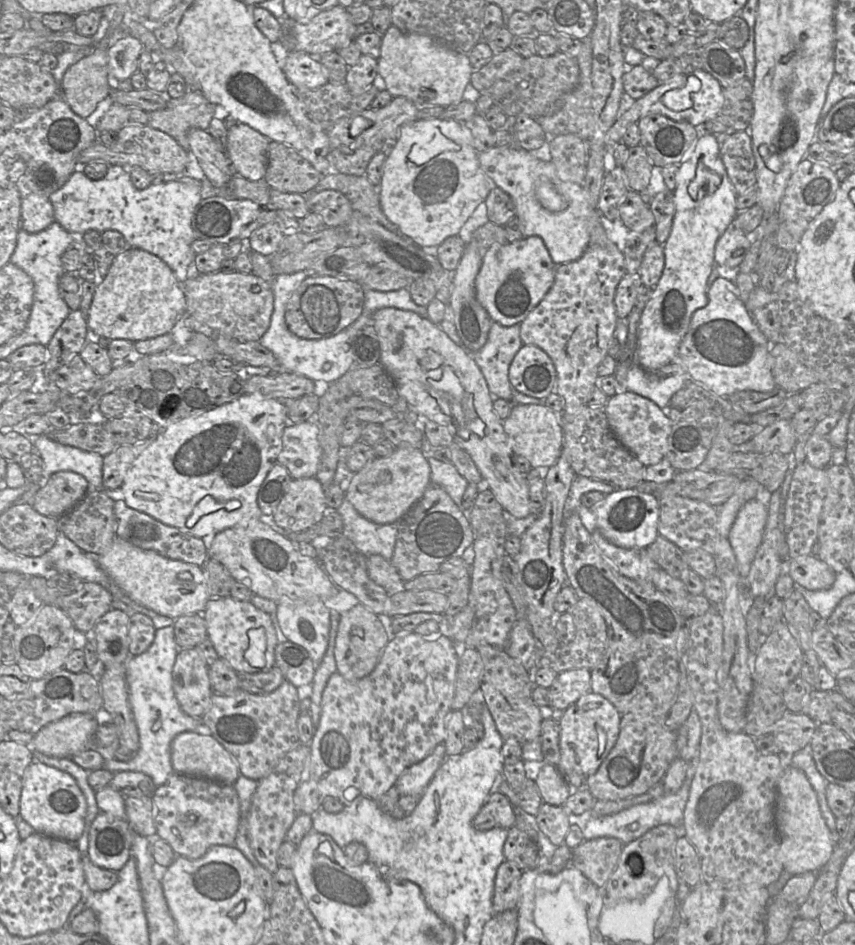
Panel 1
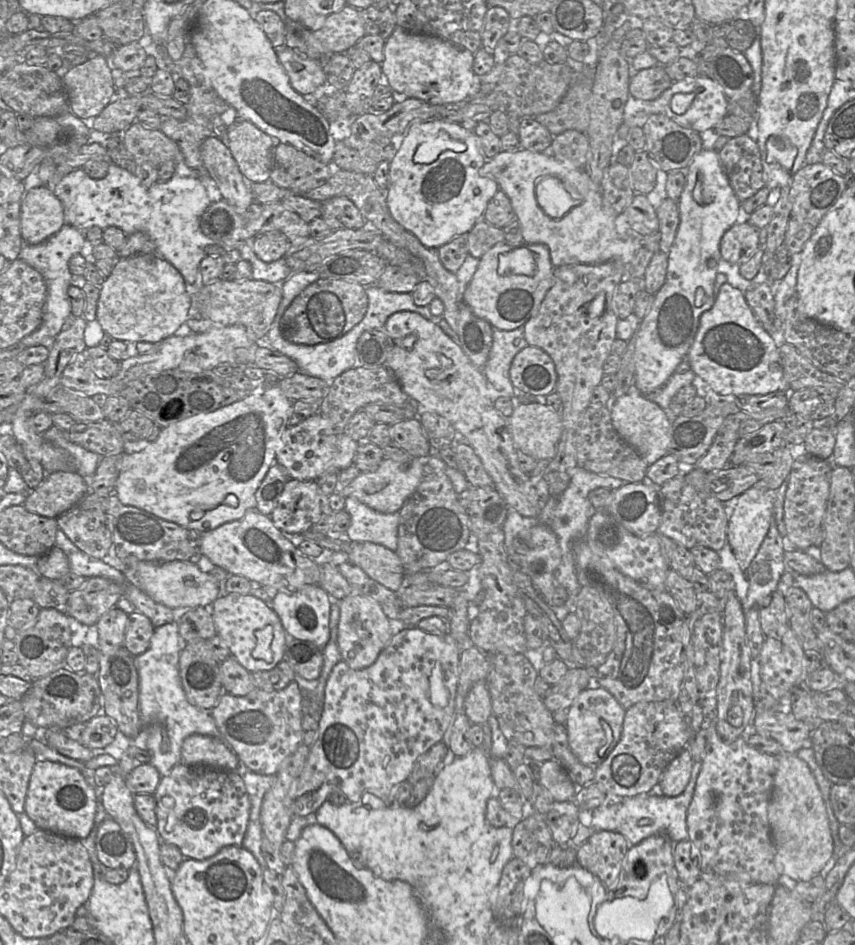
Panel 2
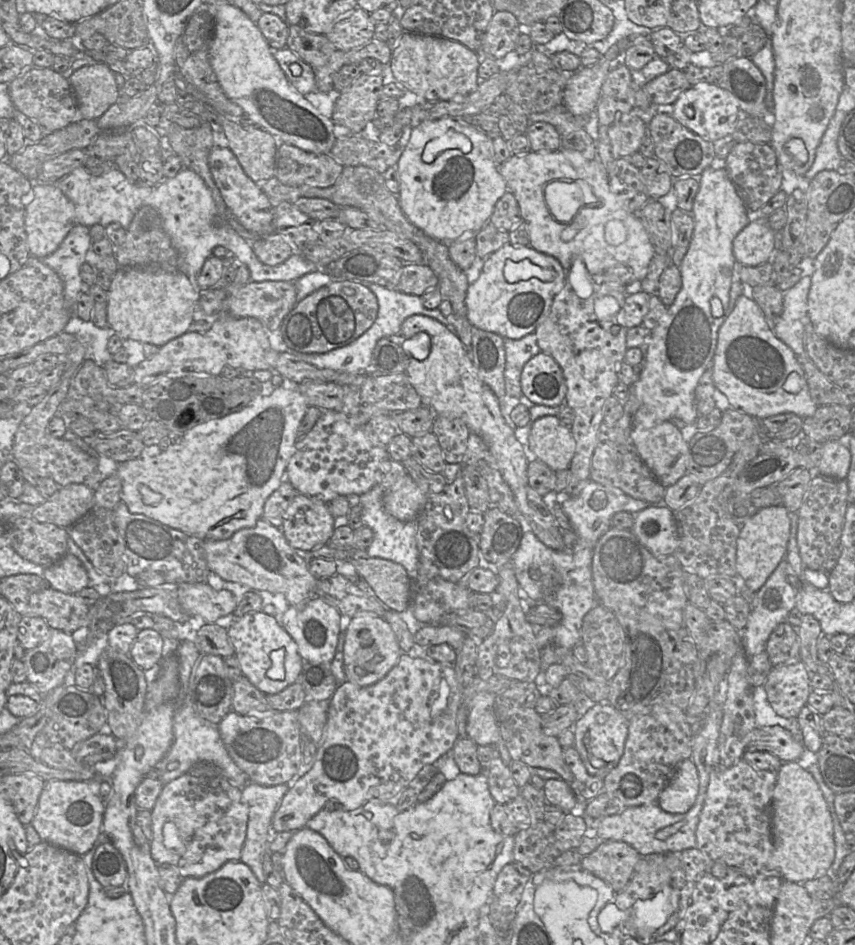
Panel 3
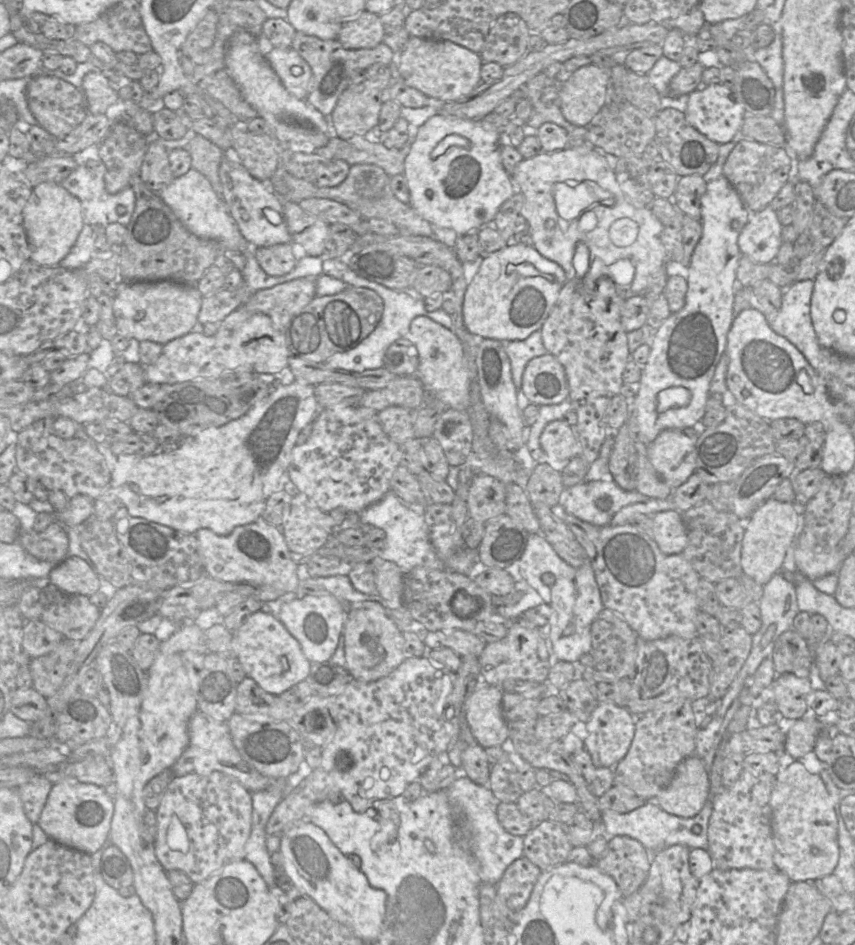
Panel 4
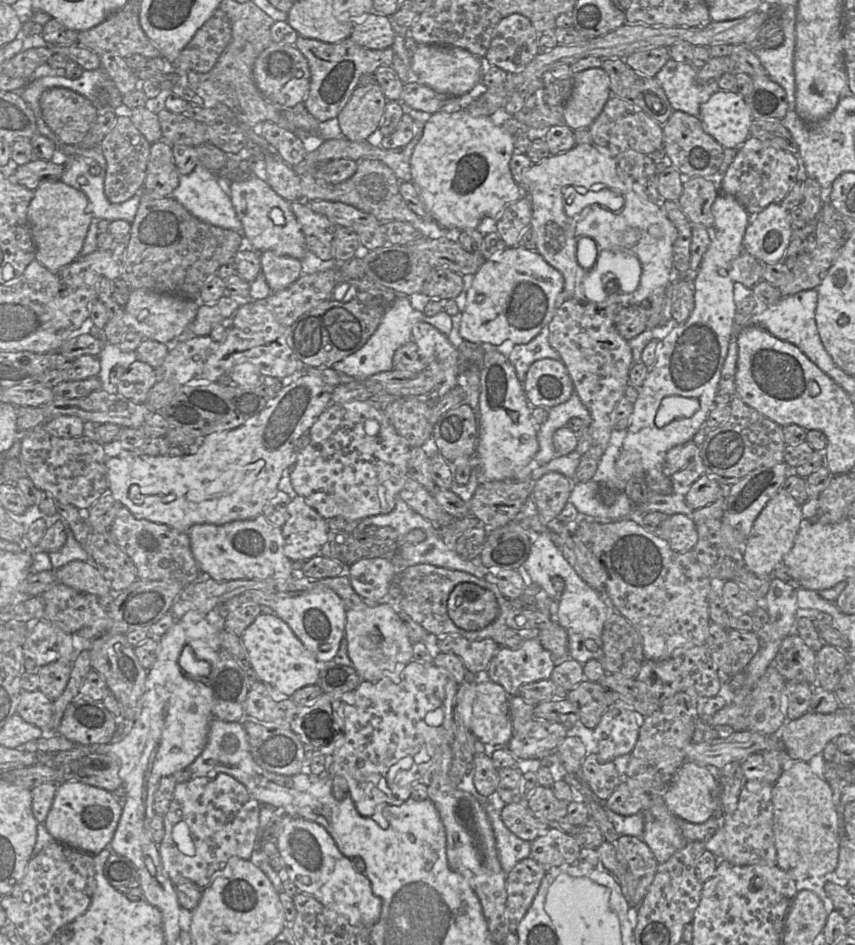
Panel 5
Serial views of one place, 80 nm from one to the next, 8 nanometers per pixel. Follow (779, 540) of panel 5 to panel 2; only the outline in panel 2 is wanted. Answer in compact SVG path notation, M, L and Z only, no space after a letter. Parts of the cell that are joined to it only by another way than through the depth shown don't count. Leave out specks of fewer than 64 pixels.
M753 486L737 499L737 505L728 521L727 542L730 544L741 571L746 571L756 556L769 530L774 512L775 491L765 486Z

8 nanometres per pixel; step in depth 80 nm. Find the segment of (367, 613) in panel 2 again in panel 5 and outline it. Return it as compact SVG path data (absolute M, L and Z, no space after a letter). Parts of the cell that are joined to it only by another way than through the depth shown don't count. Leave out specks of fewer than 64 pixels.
M390 602L360 605L347 610L344 636L348 655L363 681L378 681L413 660L413 644L398 610Z

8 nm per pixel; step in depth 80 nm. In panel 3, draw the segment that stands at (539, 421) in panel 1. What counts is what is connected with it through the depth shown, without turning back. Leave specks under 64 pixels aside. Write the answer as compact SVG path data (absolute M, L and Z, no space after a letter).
M552 415L531 421L523 432L523 445L554 472L568 469L576 450L570 427Z

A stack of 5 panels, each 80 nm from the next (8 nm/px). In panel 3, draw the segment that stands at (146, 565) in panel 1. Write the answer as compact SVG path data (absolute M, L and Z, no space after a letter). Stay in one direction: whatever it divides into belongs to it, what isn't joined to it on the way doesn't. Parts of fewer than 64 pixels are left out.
M184 582L177 585L177 598L183 611L189 616L201 616L206 623L217 622L225 628L231 623L233 613L238 605L234 595L226 590L216 590L208 583Z

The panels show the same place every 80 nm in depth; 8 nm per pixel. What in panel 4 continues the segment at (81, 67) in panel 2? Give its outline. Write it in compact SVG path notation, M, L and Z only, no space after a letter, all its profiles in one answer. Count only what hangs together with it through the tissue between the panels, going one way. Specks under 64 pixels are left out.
M99 72L87 73L82 81L82 93L88 114L105 114L118 98L109 80Z

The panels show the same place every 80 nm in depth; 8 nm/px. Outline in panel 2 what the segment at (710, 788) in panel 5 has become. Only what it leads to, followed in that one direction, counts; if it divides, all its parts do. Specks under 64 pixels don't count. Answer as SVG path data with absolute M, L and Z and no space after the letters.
M688 747L684 749L664 771L658 792L664 796L678 796L686 788L692 771L693 760Z

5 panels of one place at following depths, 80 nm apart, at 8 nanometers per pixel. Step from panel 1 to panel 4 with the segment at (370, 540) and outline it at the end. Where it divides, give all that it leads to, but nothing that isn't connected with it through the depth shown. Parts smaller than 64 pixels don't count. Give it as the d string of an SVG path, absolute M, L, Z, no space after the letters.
M390 491L381 500L360 512L363 525L381 528L386 534L386 544L378 558L395 563L404 574L418 566L436 570L446 569L432 546L424 512L424 506L407 504Z

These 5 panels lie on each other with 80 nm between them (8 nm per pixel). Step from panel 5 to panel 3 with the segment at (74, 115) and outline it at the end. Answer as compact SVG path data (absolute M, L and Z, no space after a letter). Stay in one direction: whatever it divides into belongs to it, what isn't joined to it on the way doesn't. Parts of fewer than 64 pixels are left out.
M33 66L8 83L10 99L18 111L32 119L46 133L52 133L82 119L68 79L51 68Z

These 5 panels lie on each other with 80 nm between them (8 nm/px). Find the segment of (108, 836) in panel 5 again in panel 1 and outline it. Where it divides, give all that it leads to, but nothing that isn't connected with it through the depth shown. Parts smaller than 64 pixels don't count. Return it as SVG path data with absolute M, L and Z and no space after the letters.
M39 761L29 764L23 775L19 815L35 832L75 843L82 835L87 804L75 779Z

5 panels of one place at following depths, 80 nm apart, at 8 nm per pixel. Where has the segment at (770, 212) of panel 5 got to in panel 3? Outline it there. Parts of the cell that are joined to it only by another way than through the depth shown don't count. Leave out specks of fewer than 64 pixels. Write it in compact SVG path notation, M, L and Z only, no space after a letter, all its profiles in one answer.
M750 210L747 215L749 224L733 240L735 260L745 266L773 264L776 236L768 224L768 218L759 218L758 214Z

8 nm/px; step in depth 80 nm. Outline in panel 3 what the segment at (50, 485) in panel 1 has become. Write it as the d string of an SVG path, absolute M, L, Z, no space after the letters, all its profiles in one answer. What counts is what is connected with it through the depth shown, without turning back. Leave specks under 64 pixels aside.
M72 483L59 487L49 499L35 506L31 518L68 529L92 508L93 490L84 484Z

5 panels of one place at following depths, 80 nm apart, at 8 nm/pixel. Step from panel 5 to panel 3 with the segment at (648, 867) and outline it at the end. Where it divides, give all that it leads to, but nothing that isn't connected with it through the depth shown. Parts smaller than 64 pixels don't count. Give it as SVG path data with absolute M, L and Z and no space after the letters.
M606 840L601 842L593 852L582 857L580 867L603 880L614 892L619 892L630 881L641 857L637 850L624 841Z

